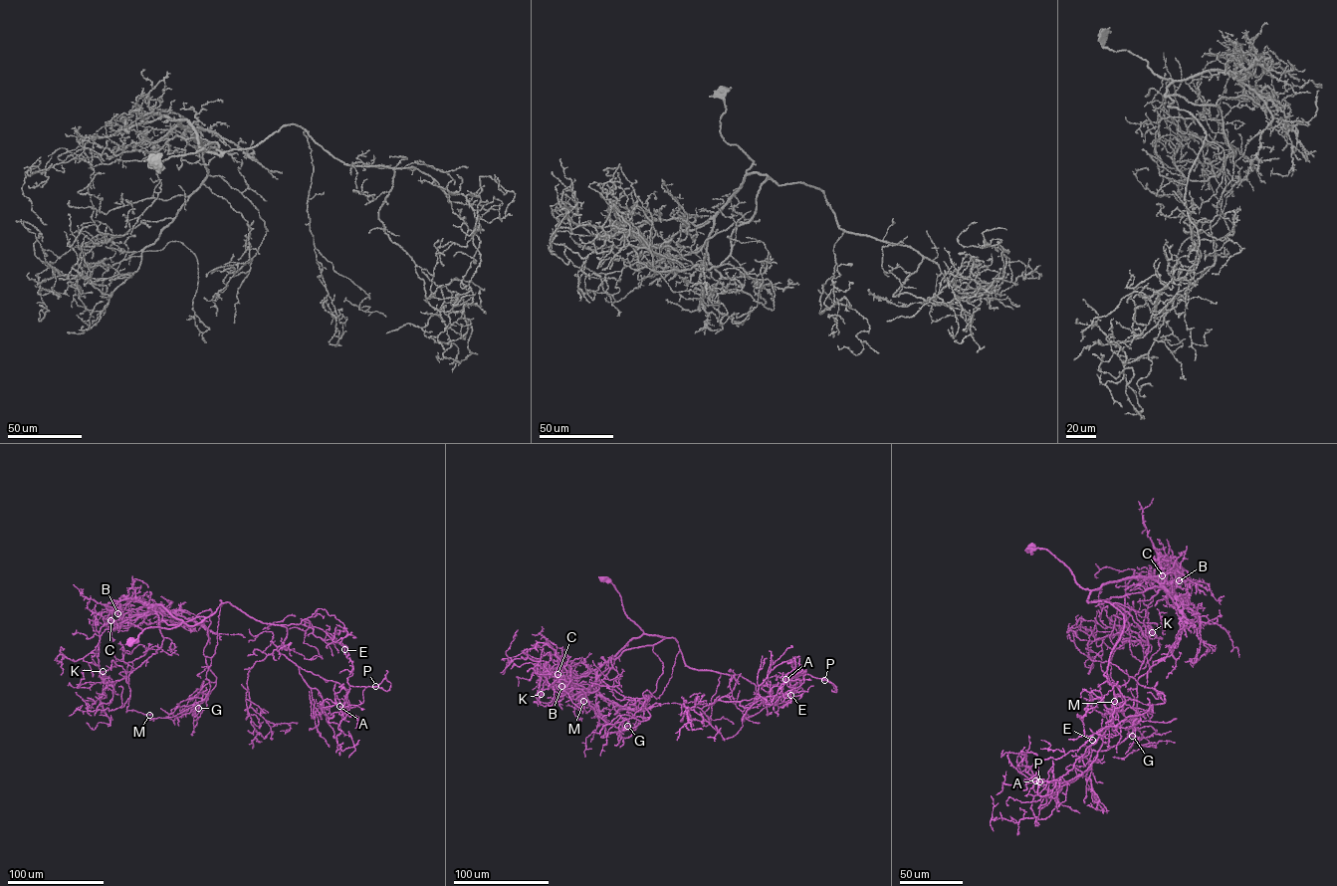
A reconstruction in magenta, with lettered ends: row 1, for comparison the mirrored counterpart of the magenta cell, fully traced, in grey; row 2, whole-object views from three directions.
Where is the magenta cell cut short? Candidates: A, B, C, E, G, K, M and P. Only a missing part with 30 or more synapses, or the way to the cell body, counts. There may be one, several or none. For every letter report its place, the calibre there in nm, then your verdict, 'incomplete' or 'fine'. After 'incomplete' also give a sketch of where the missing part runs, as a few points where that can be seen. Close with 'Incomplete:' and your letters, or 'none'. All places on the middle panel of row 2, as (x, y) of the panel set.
A: at (785, 679); 500 nm thick; fine
B: at (561, 686); 200 nm thick; fine
C: at (557, 674); 500 nm thick; fine
E: at (790, 695); 460 nm thick; incomplete; missing branch runs (790, 695), (793, 702), (797, 695), (805, 693)
G: at (627, 726); 280 nm thick; fine
K: at (541, 694); 320 nm thick; fine
M: at (583, 701); 180 nm thick; fine
P: at (824, 680); 440 nm thick; fine
Incomplete: E

